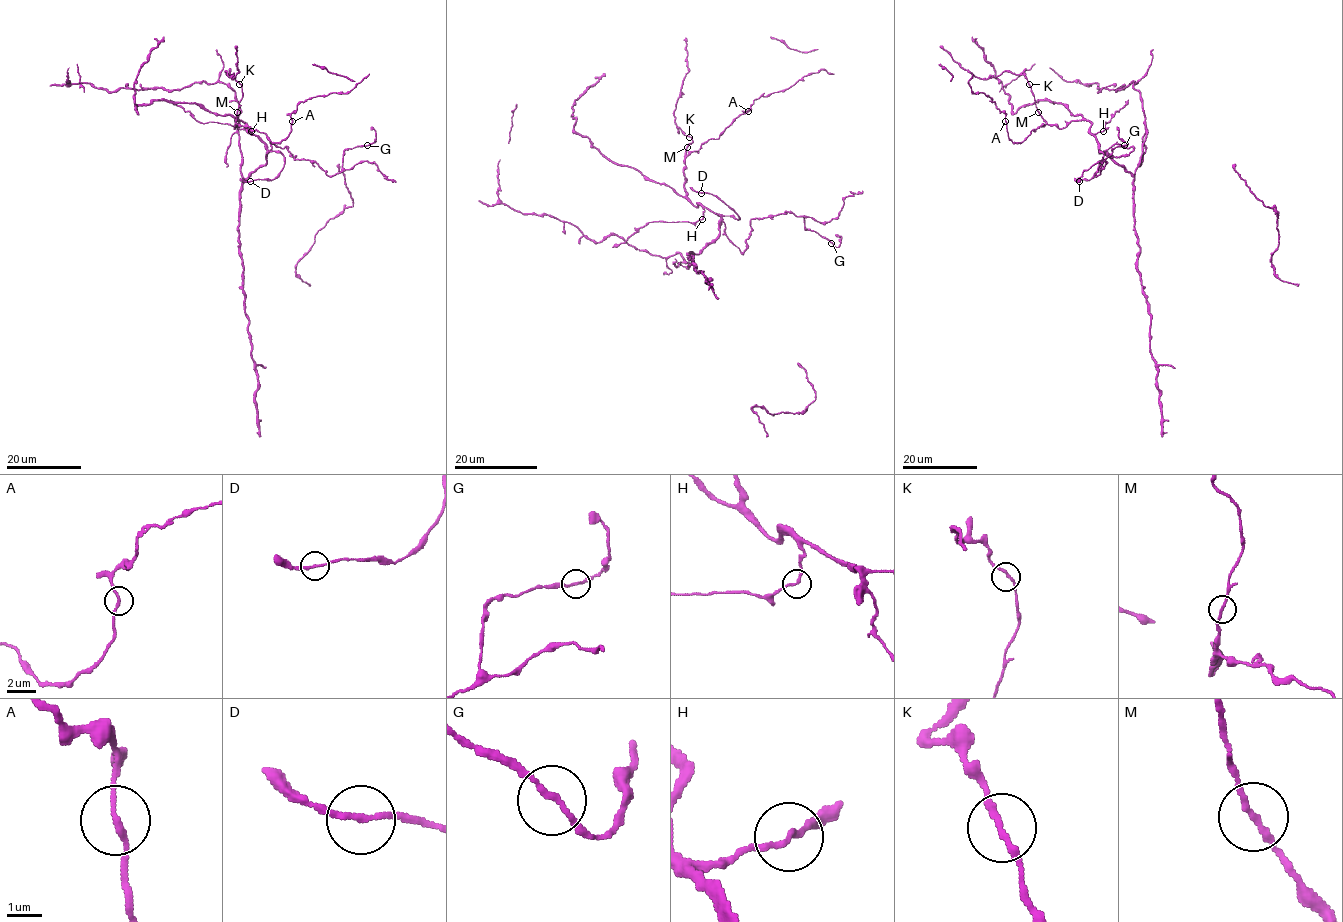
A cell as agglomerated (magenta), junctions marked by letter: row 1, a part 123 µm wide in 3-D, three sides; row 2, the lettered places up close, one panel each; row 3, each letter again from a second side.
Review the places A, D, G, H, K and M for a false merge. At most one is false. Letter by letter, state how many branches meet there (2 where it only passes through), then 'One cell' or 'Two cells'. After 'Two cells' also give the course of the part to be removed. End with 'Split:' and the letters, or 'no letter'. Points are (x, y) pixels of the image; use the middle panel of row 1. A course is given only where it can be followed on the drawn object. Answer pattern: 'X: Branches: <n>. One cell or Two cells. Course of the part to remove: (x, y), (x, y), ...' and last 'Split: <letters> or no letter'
A: Branches: 2. One cell
D: Branches: 2. One cell
G: Branches: 2. One cell
H: Branches: 2. One cell
K: Branches: 2. One cell
M: Branches: 2. One cell
Split: no letter

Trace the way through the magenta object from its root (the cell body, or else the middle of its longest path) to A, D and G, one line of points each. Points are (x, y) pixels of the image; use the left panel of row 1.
A: (244, 178), (266, 163), (267, 147), (234, 121), (234, 128), (247, 126), (273, 142), (288, 135), (292, 121)
D: (244, 178), (266, 163), (270, 151), (278, 151), (284, 157), (284, 167), (273, 179), (250, 181)
G: (244, 178), (266, 163), (272, 144), (328, 175), (341, 171), (346, 150), (367, 145)

